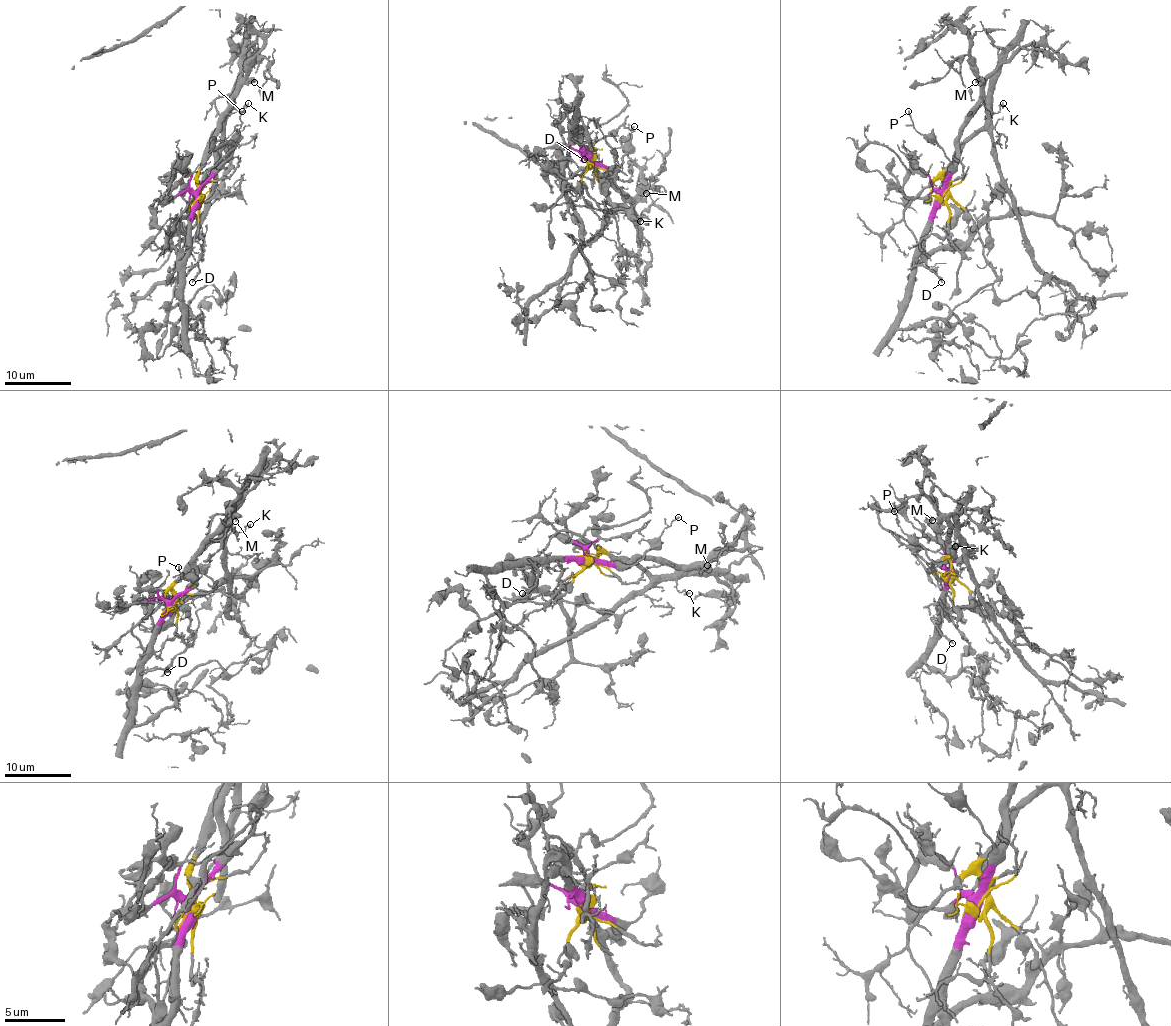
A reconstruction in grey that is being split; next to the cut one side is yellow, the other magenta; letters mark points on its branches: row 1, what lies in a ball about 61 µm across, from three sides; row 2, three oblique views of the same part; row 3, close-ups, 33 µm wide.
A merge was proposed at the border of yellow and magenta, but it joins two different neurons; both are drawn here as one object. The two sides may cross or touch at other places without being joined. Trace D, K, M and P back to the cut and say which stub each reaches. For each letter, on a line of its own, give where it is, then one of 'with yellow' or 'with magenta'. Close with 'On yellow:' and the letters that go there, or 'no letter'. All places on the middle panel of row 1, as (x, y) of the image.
D: at (584, 159); with magenta
K: at (640, 221); with yellow
M: at (646, 193); with magenta
P: at (634, 126); with magenta
On yellow: K

